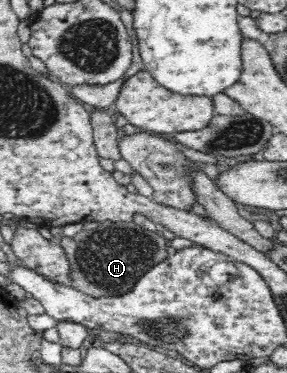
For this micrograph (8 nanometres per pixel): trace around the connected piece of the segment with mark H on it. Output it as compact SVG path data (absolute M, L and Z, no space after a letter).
M134 221L101 222L97 228L81 230L73 237L59 237L70 269L70 286L92 297L123 295L153 265L167 255L167 244L159 232L149 231Z

